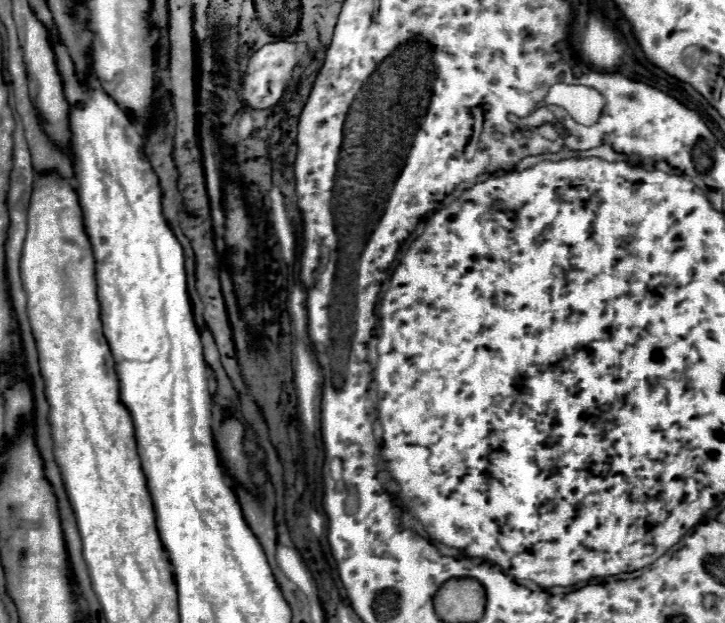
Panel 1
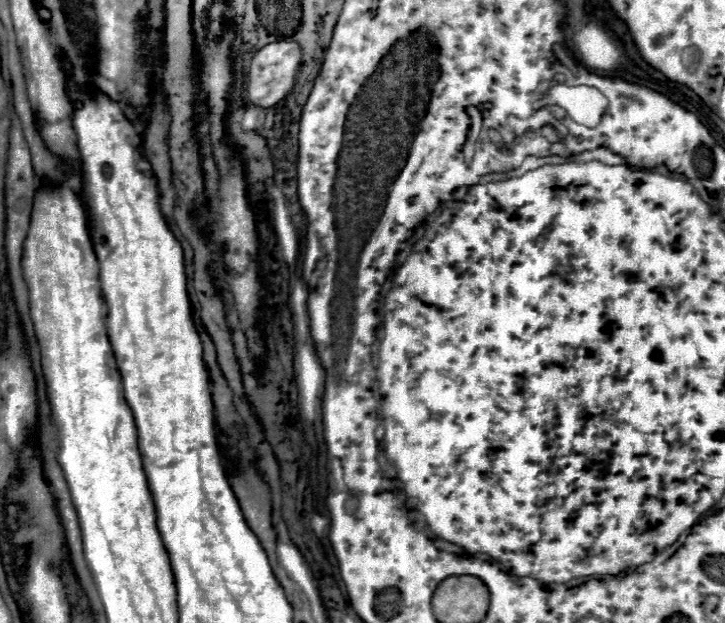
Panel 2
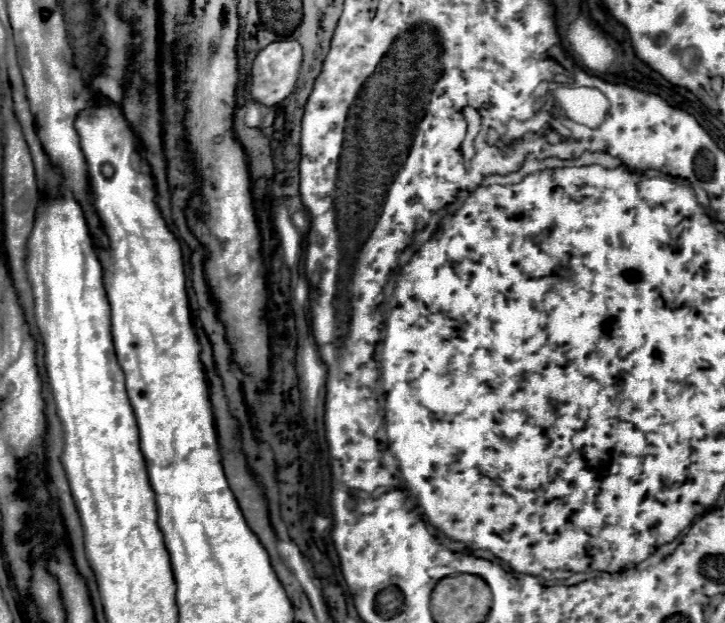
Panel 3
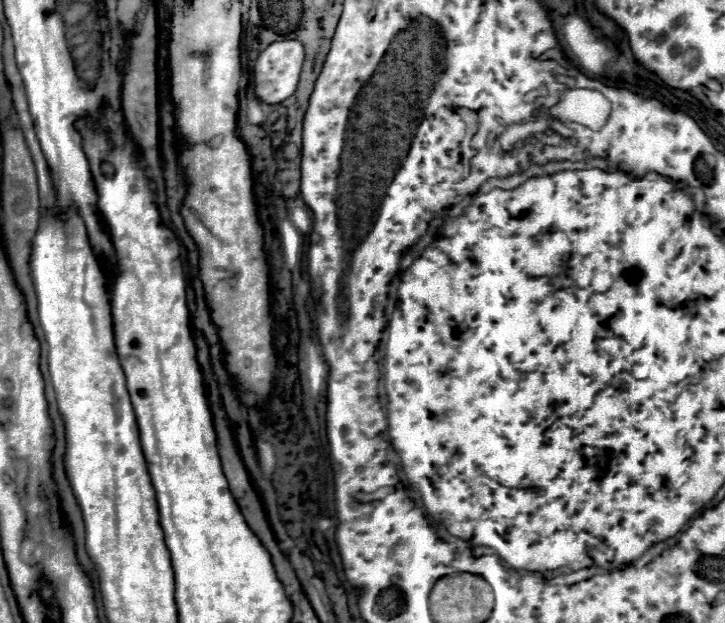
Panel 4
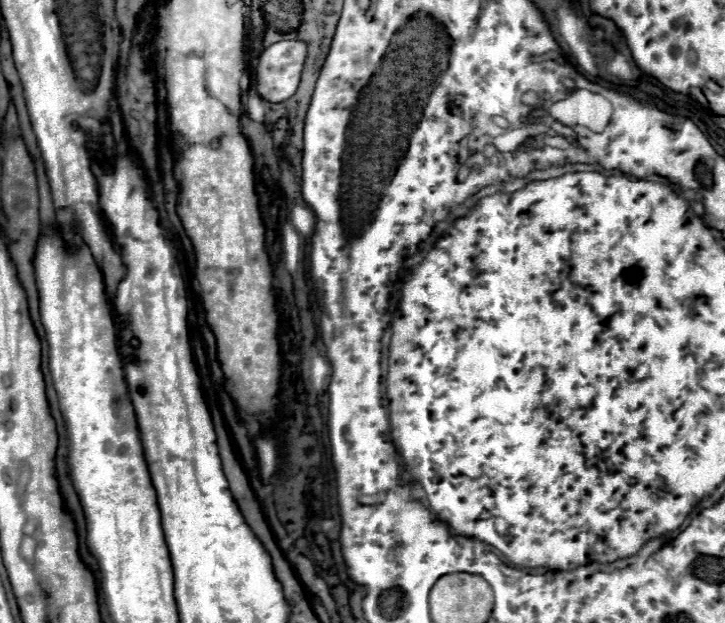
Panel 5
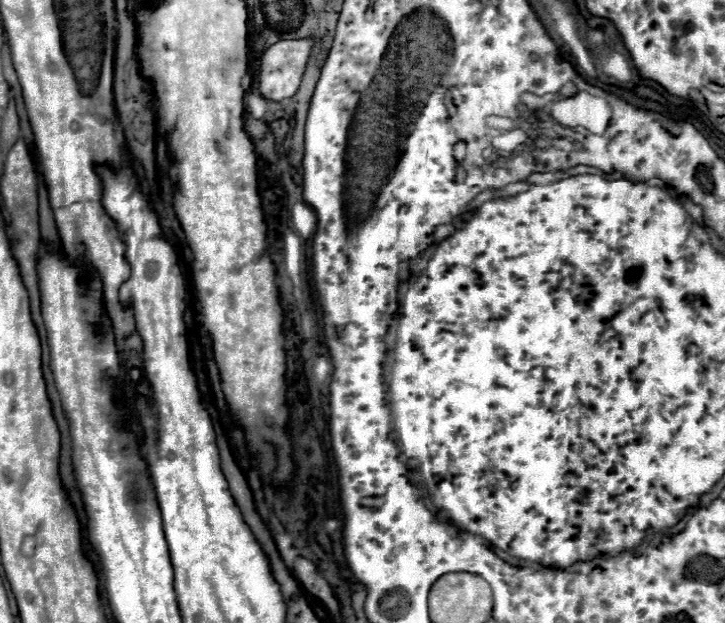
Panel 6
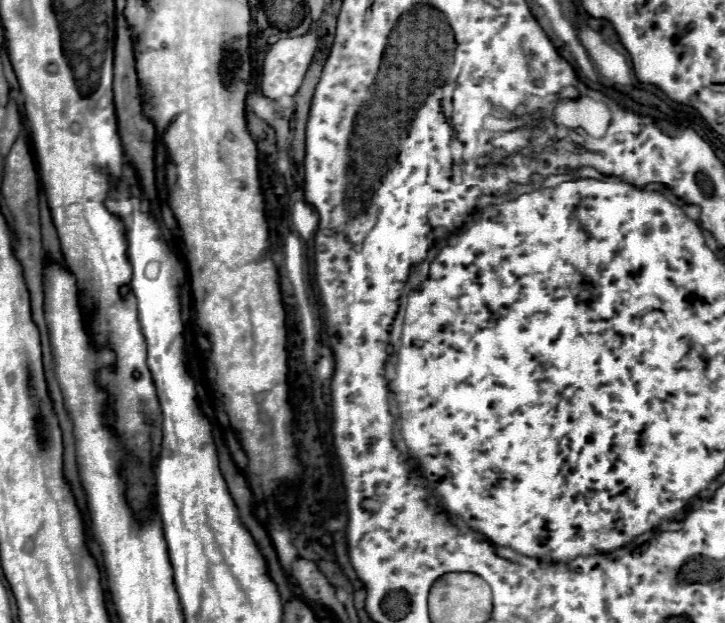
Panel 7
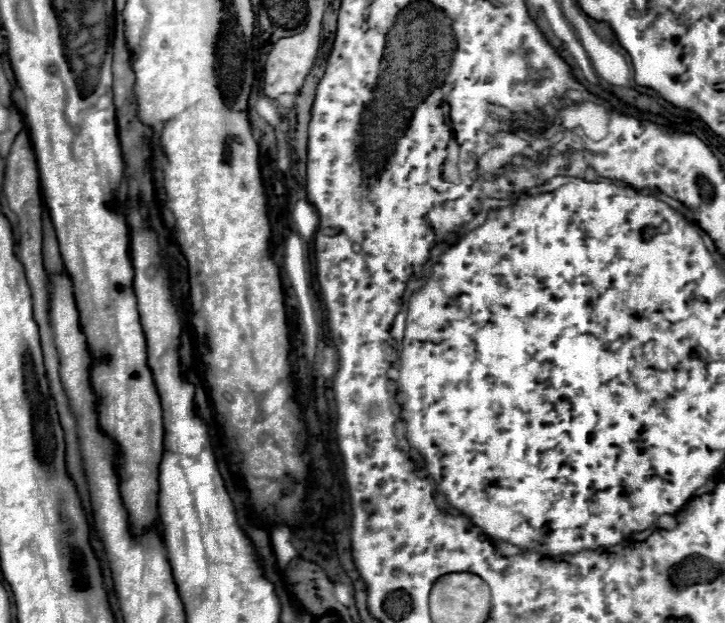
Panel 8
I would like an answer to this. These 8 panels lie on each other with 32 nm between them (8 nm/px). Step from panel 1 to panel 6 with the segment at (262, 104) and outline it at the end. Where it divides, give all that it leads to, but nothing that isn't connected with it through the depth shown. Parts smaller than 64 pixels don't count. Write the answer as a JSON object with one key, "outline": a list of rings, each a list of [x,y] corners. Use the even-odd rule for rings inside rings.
{"outline":[[[312,38],[280,40],[272,44],[260,64],[260,94],[274,102],[294,96],[300,88],[312,46]]]}

